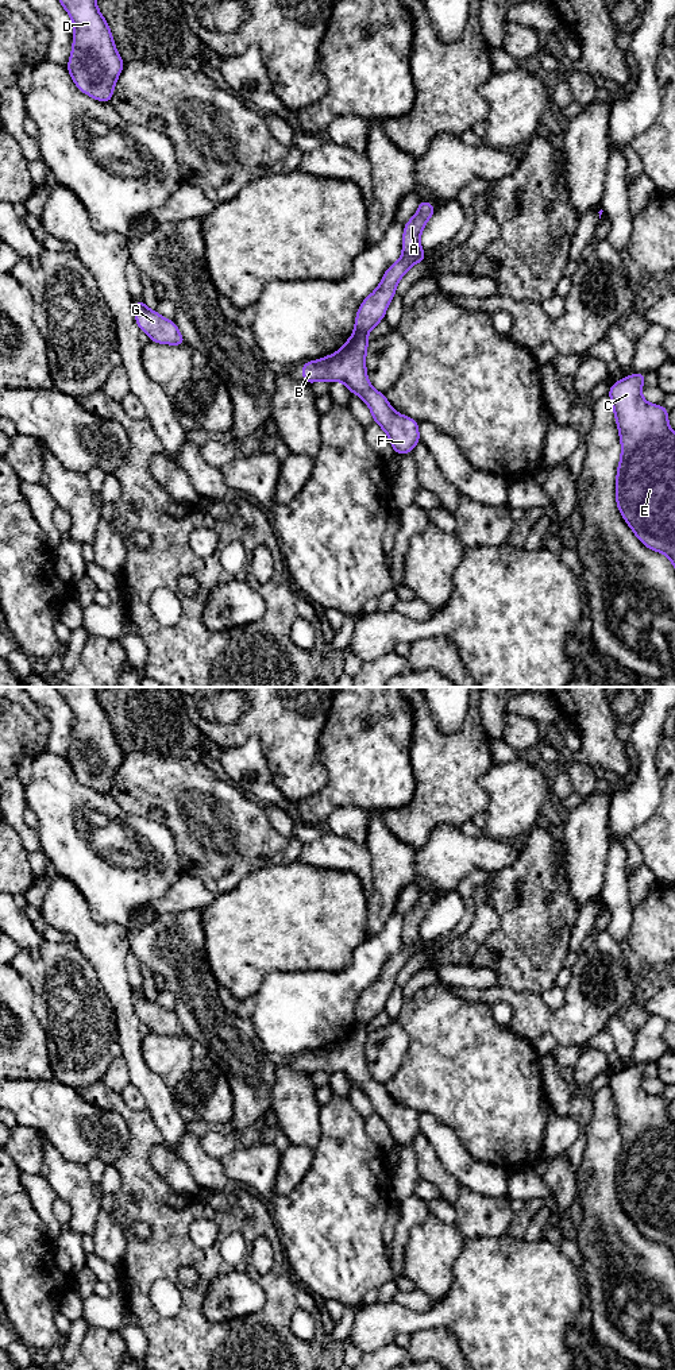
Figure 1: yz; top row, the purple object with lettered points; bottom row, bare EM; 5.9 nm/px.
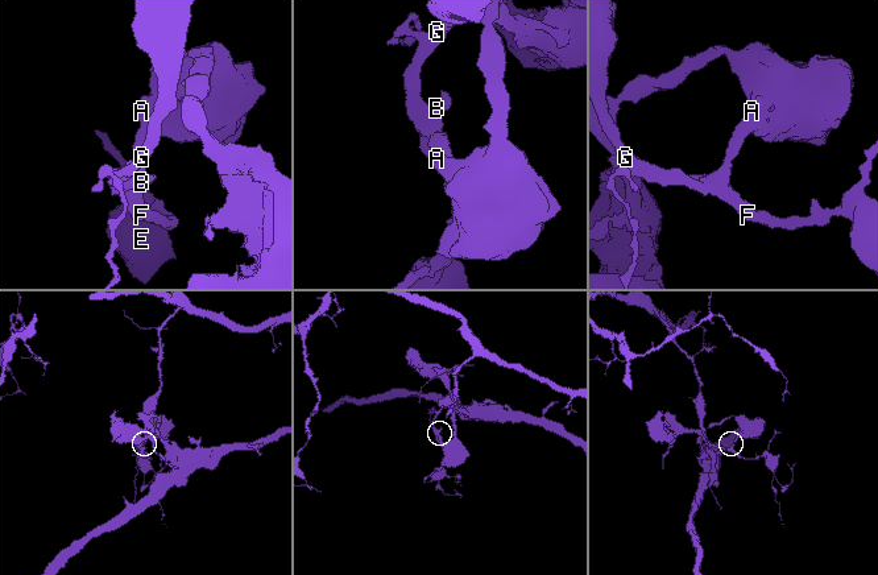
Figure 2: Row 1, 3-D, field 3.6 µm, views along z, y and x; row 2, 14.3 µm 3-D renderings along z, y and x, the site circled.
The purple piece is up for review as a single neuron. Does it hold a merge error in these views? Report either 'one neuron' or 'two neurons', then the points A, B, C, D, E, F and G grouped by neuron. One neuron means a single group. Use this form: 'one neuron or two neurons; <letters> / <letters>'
two neurons; A / B C D E F G

